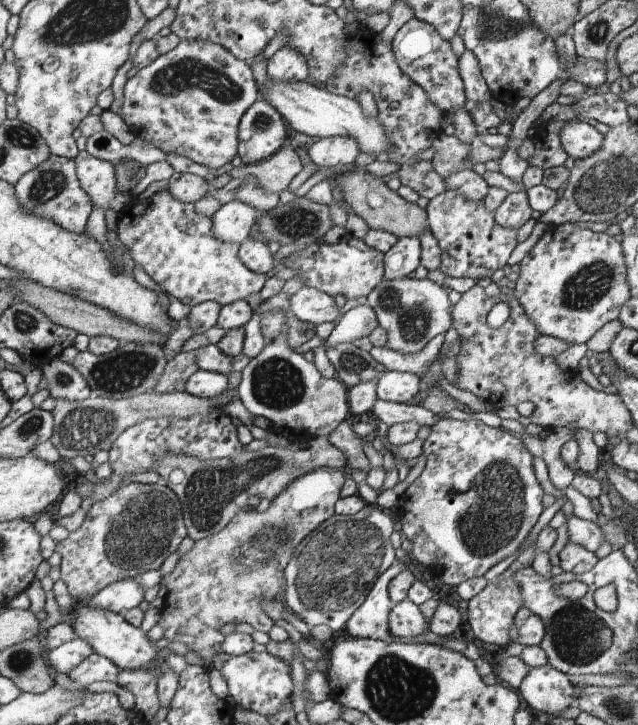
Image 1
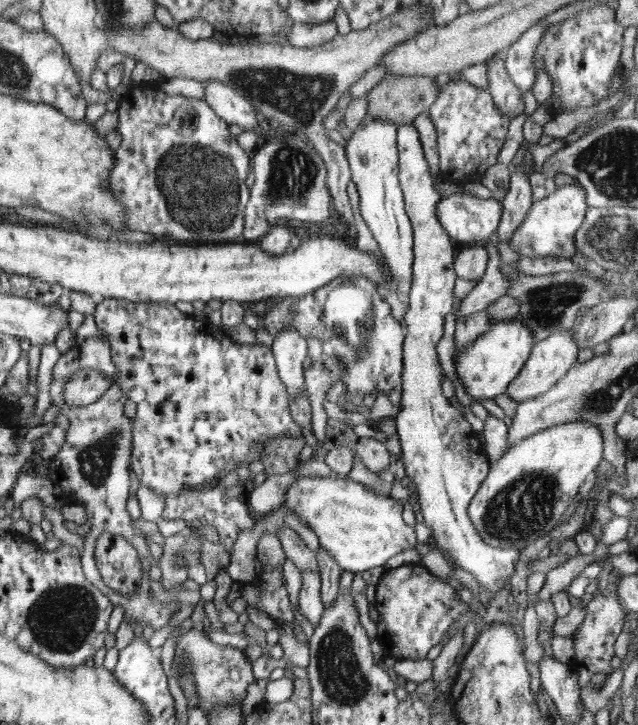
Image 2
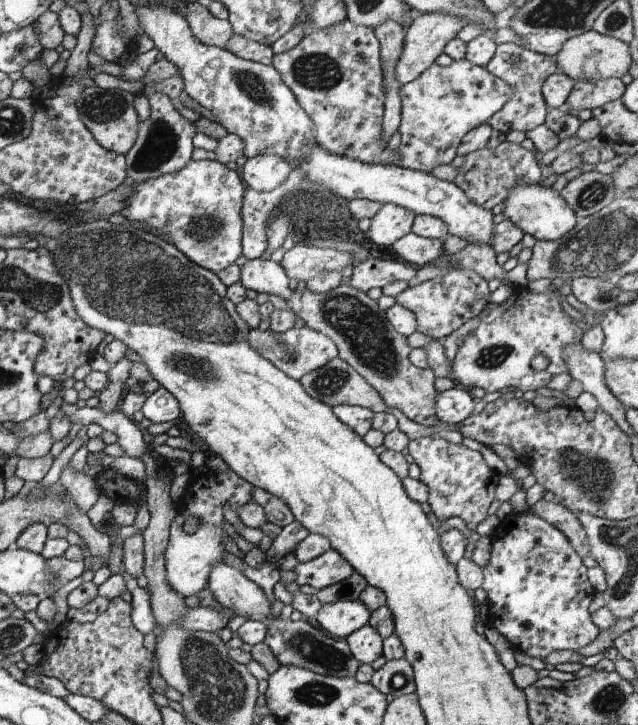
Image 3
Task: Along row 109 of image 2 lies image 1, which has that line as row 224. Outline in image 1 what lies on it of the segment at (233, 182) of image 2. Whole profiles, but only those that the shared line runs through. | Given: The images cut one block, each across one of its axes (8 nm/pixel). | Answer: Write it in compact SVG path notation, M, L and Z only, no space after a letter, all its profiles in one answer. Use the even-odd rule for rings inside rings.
M168 190L160 191L149 198L140 199L134 196L132 203L120 212L118 236L135 264L140 266L158 286L170 296L191 307L204 301L218 302L220 306L232 305L236 301L258 294L264 288L266 276L249 269L242 262L239 252L241 246L234 242L222 242L214 231L213 220L197 211L194 203L182 202L174 198Z

